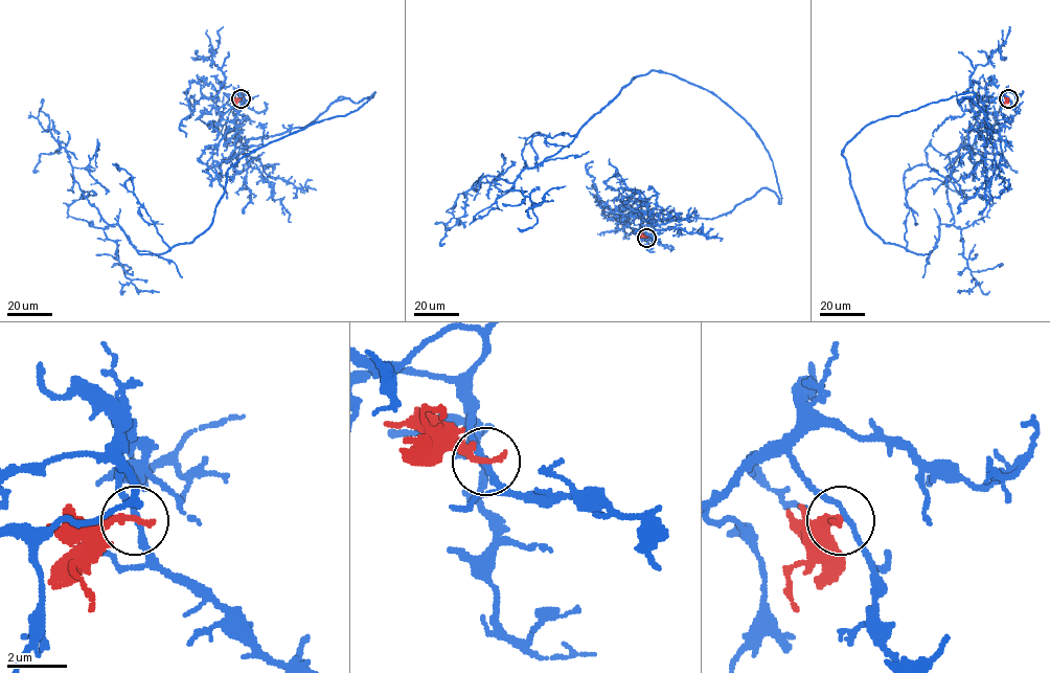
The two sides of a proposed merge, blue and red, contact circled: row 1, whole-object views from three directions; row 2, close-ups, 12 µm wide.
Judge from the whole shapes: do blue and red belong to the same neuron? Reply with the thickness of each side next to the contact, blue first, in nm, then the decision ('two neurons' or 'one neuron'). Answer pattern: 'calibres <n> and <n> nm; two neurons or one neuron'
calibres 180 and 240 nm; two neurons

